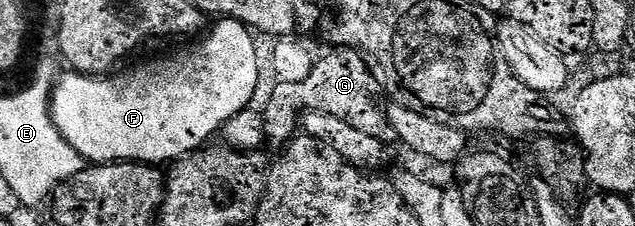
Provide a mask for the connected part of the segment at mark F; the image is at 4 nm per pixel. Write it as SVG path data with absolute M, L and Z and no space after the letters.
M222 19L215 23L218 24L210 32L207 30L201 38L194 41L199 41L199 43L194 43L191 47L186 47L183 51L178 51L175 55L168 56L166 60L154 59L151 63L146 63L143 67L136 68L135 71L126 71L123 75L114 73L109 77L95 77L77 73L63 74L58 82L54 84L54 89L50 96L50 115L54 118L56 129L64 137L64 141L68 141L68 145L72 145L72 149L76 149L76 153L80 153L83 160L89 161L94 165L128 162L145 163L147 165L163 165L162 163L166 163L165 165L170 165L179 159L185 159L187 155L193 155L199 149L205 148L213 140L210 138L214 134L218 135L230 118L236 117L238 113L249 108L254 103L252 102L254 94L258 91L258 47L254 44L255 36L250 28L235 19Z

